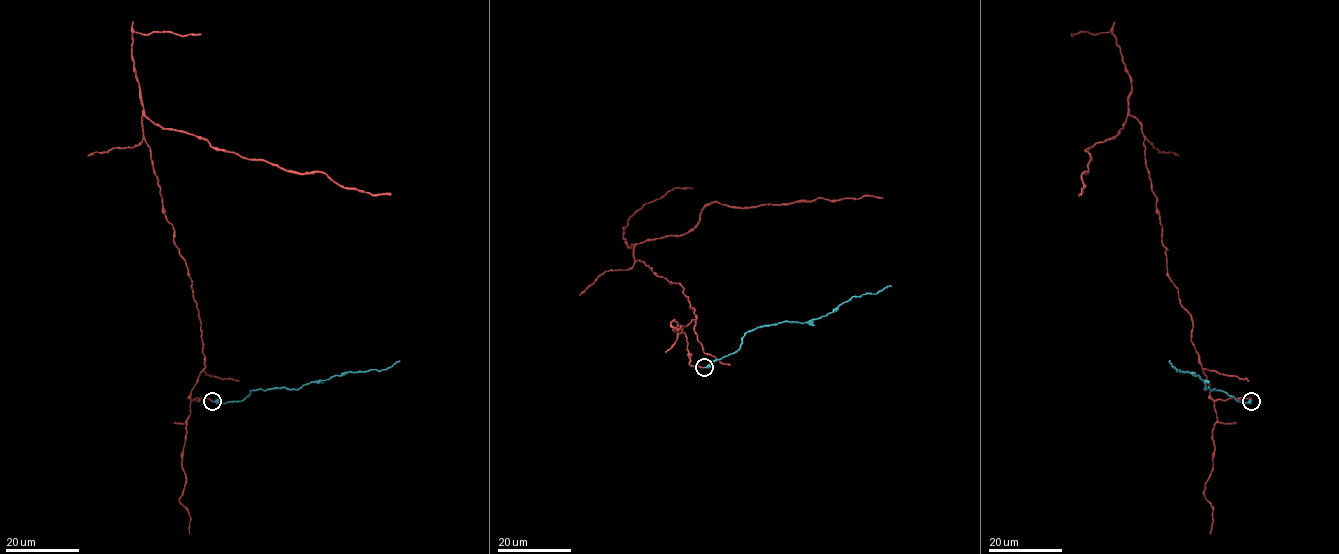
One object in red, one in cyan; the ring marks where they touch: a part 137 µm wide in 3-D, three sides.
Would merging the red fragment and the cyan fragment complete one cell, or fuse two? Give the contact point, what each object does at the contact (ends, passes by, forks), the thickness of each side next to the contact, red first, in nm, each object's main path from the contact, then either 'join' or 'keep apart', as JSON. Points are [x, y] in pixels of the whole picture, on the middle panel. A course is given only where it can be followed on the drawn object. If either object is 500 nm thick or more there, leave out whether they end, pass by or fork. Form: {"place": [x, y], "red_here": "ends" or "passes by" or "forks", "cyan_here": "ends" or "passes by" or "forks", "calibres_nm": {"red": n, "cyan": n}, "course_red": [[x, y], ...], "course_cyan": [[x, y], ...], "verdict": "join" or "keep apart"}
{"place": [704, 367], "red_here": "ends", "cyan_here": "ends", "calibres_nm": {"red": 160, "cyan": 200}, "course_red": [[704, 367], [689, 364], [683, 288], [633, 246], [689, 233], [714, 201], [883, 198]], "course_cyan": [[704, 367], [734, 353], [742, 337], [758, 327], [811, 322], [852, 297], [875, 294], [891, 286]], "verdict": "keep apart"}

